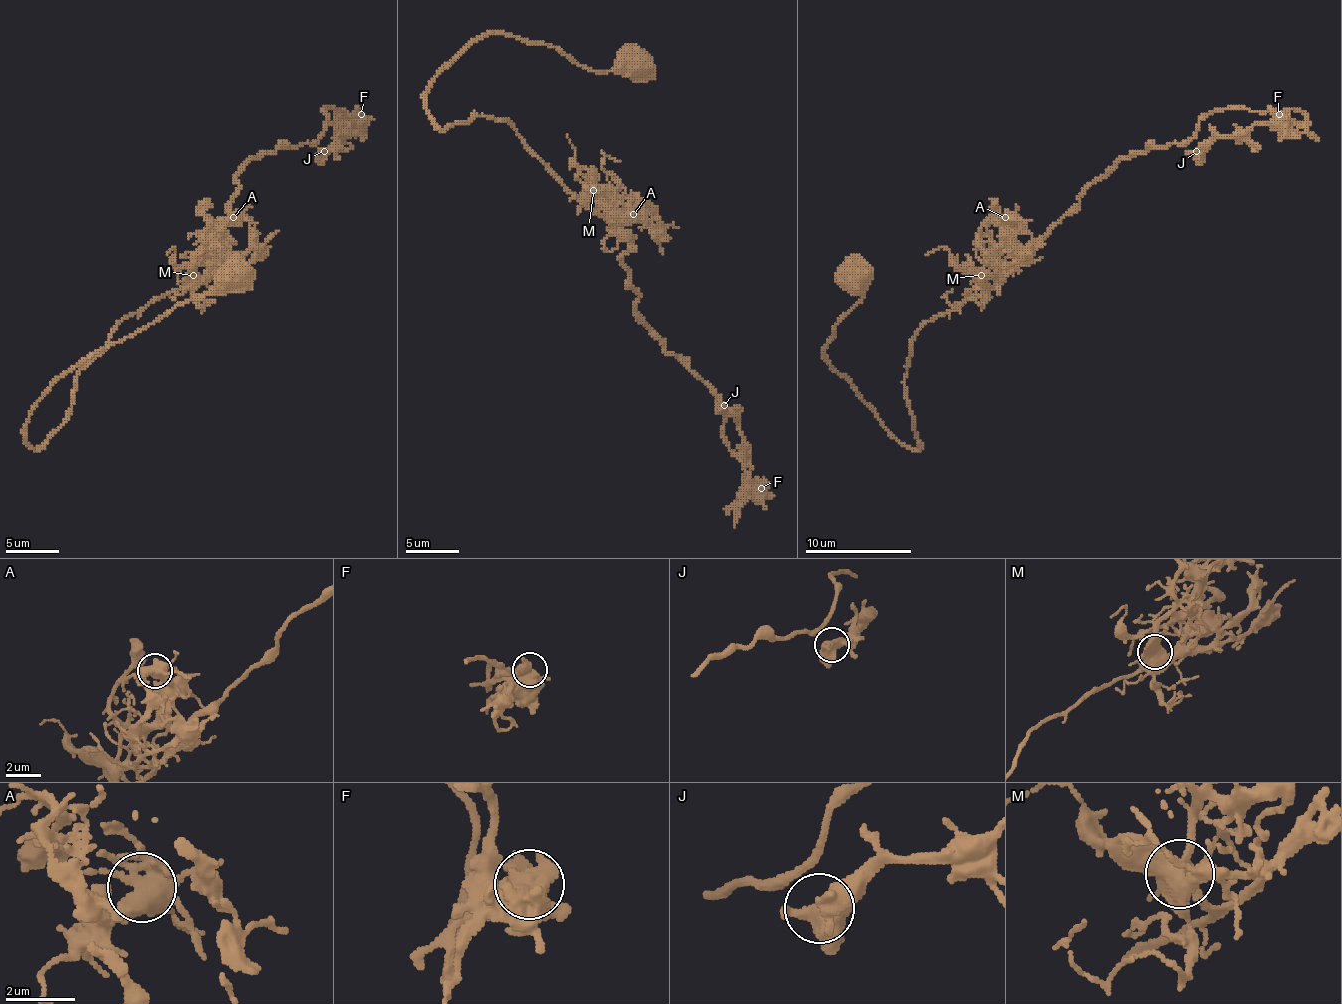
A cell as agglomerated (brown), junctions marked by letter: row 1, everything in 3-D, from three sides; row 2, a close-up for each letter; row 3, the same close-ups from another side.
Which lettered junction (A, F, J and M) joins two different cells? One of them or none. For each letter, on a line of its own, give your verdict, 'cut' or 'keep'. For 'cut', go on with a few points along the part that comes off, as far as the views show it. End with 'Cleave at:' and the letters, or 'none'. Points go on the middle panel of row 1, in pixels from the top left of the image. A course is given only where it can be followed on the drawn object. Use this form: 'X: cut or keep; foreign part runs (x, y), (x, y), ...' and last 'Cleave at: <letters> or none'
A: keep
F: keep
J: keep
M: keep
Cleave at: none

